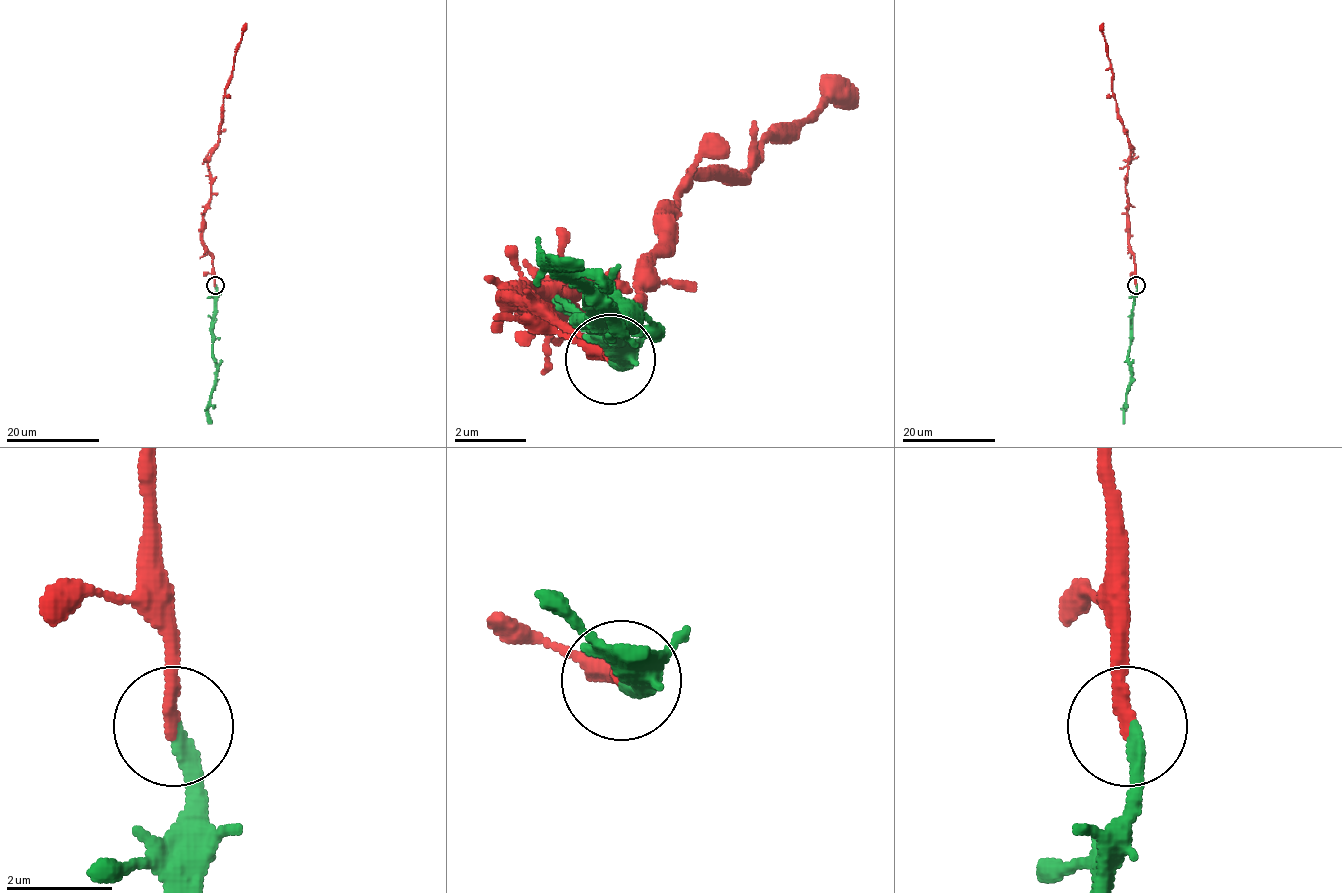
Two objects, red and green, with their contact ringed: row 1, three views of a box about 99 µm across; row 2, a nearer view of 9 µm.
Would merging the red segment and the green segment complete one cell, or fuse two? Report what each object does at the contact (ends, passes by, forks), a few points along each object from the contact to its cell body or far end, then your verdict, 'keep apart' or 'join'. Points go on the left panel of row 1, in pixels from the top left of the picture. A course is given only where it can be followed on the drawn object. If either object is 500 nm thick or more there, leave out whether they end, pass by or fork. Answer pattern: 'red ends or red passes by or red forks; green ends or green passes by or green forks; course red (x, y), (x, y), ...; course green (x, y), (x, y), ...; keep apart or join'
red ends; green ends; course red (215, 285), (213, 255), (202, 239), (203, 210), (210, 198), (208, 158), (218, 139), (225, 86), (246, 23); course green (215, 285), (211, 342), (216, 367), (208, 408), (208, 420), (211, 423); join

